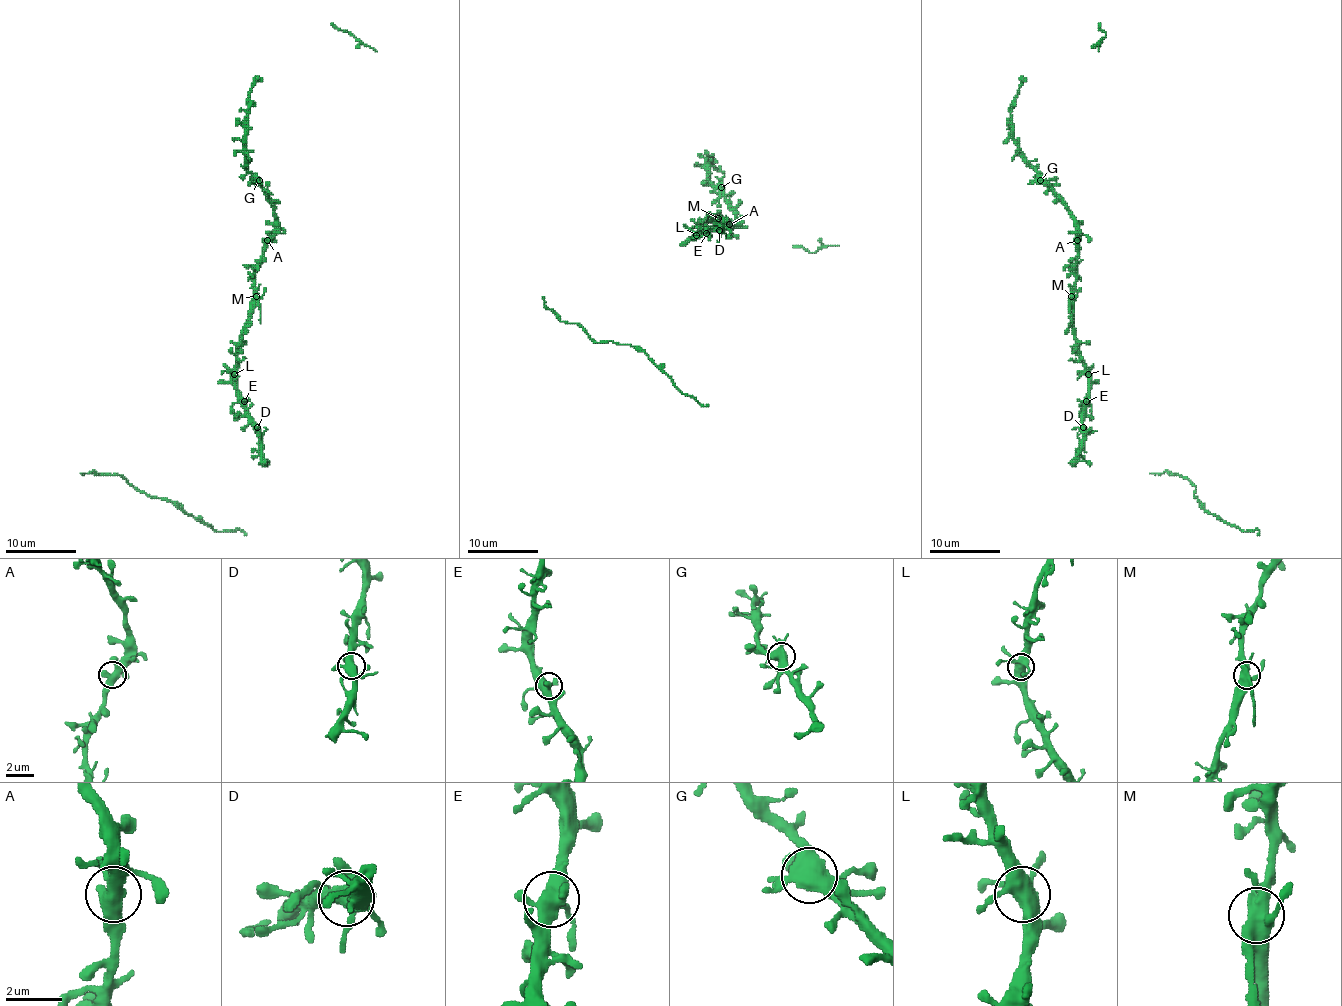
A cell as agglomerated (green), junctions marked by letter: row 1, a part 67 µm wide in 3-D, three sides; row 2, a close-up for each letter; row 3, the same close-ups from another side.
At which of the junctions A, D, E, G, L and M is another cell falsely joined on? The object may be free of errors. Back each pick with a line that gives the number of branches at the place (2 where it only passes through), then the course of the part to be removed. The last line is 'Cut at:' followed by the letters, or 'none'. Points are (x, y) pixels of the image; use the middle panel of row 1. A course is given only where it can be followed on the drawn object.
M: branches 5
Cut at: M

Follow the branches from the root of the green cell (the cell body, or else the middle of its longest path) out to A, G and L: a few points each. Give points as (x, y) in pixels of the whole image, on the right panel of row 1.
A: (1074, 304), (1077, 240)
G: (1074, 304), (1077, 221), (1040, 180)
L: (1074, 304), (1075, 350), (1088, 374)

